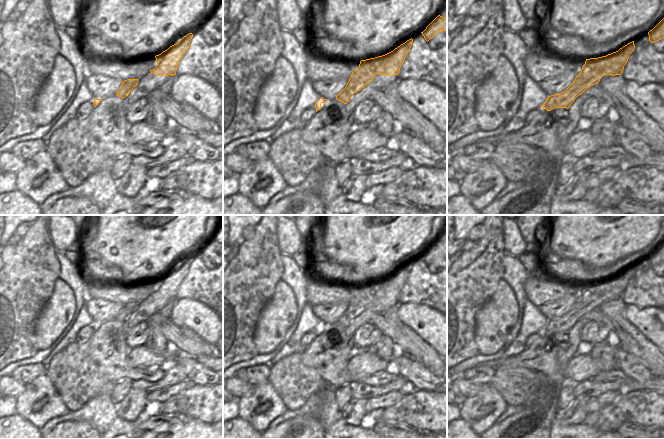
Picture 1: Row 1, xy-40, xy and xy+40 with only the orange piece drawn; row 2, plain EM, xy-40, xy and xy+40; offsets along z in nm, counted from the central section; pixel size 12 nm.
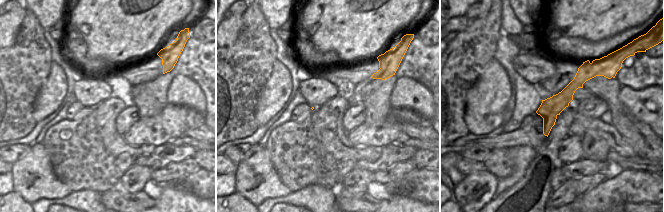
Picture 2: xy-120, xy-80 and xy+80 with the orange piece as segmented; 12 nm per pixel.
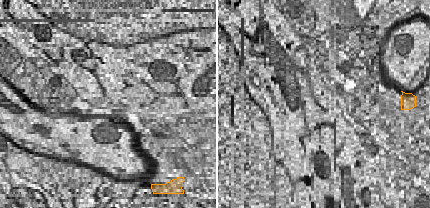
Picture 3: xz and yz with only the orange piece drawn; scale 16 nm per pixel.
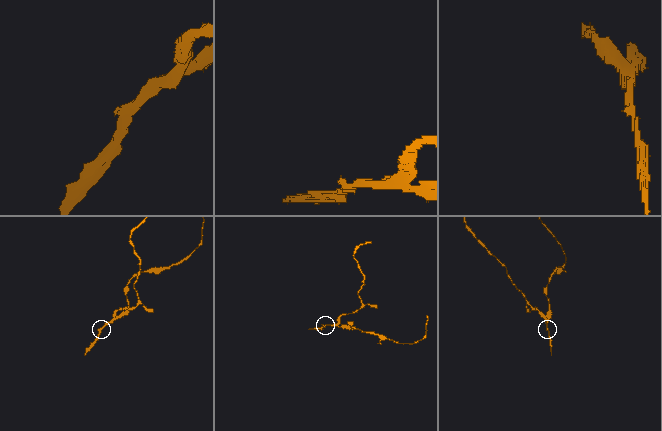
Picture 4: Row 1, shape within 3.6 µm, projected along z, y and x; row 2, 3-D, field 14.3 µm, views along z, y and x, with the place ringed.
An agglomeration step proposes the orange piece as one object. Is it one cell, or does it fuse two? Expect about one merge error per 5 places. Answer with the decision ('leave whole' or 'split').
split

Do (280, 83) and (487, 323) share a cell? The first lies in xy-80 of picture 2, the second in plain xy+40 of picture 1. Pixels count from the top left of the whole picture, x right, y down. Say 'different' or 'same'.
same

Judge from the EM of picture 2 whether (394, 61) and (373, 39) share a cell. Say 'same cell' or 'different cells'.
different cells

